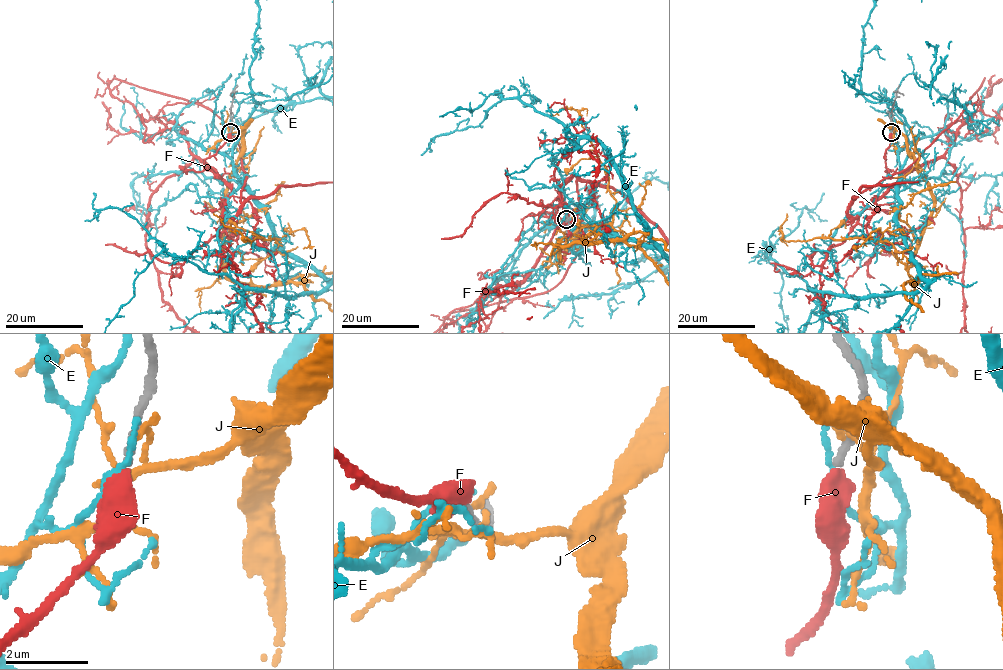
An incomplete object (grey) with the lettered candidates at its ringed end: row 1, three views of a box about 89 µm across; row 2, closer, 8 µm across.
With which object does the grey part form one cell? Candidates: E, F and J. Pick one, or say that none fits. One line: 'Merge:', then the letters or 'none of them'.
Merge: F

